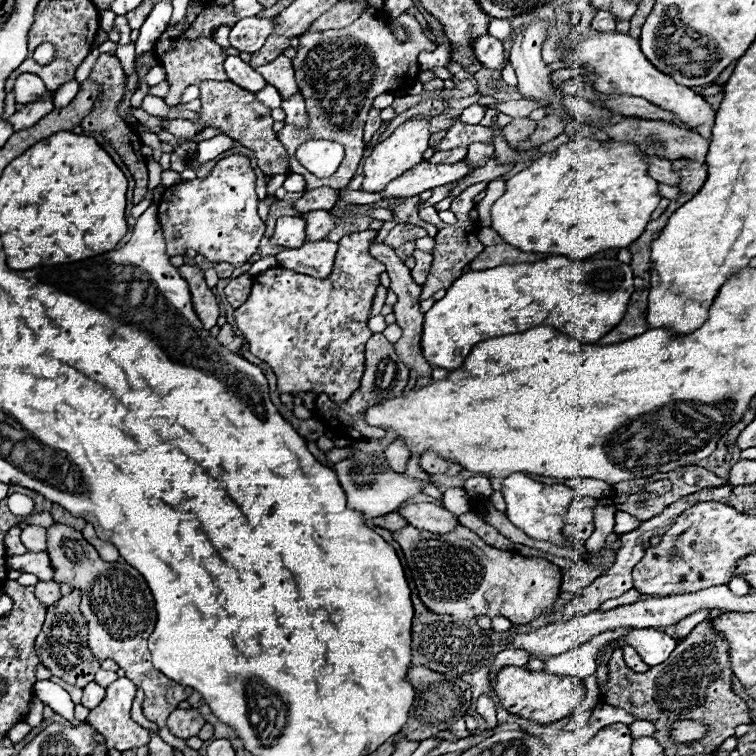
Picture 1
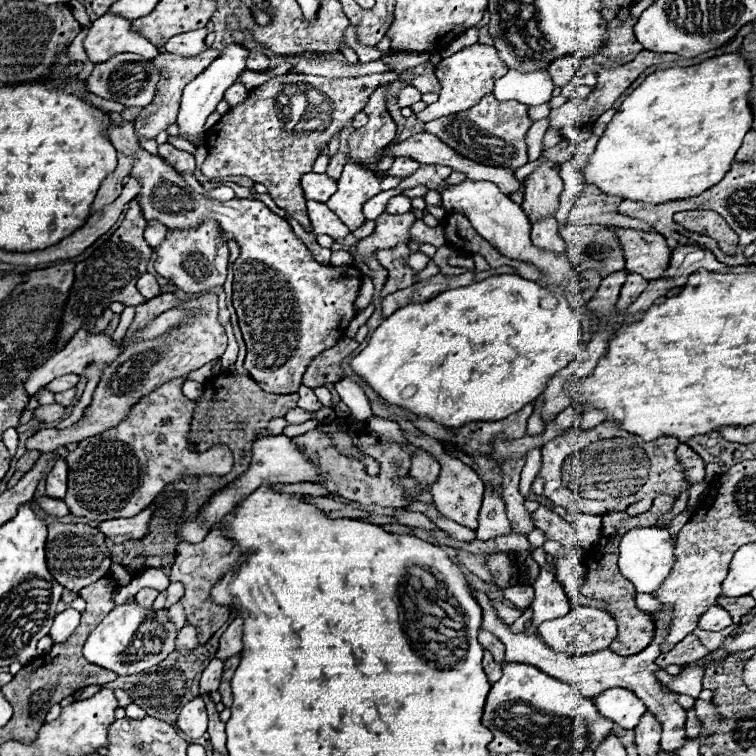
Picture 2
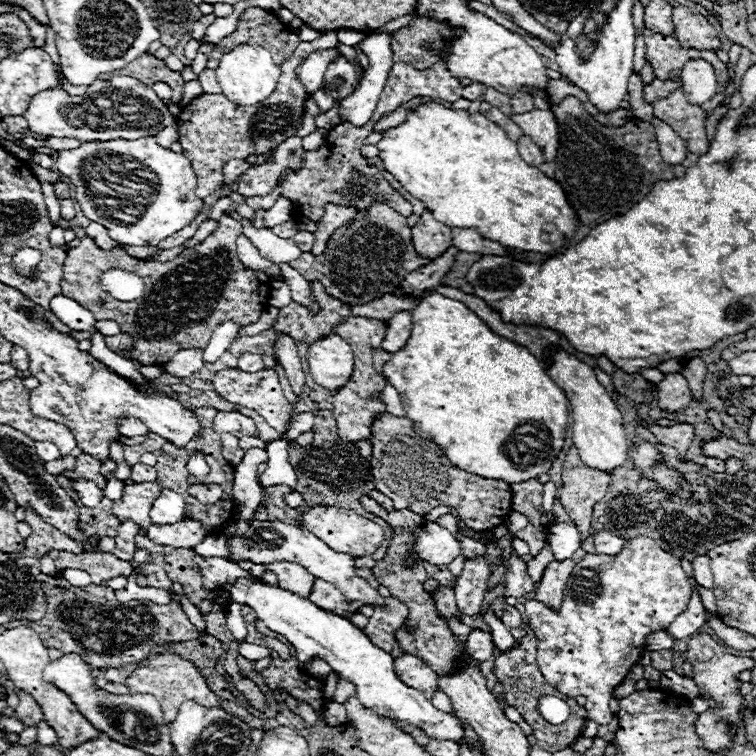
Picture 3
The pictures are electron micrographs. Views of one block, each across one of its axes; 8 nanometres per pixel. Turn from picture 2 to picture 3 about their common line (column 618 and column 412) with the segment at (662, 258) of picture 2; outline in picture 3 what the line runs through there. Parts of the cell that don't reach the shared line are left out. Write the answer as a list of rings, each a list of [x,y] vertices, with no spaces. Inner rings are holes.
[[[426,210],[420,216],[420,222],[412,228],[412,244],[418,256],[422,258],[438,258],[444,250],[448,250],[452,244],[452,228],[434,220],[432,214]]]

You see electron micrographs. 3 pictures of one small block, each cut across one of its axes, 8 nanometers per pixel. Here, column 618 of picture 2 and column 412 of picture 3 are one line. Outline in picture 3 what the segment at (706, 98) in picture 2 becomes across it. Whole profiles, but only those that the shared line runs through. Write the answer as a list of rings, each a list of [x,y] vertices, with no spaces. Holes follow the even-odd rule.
[[[424,102],[424,104],[416,106],[416,108],[410,108],[410,110],[406,112],[406,120],[404,120],[400,126],[394,126],[394,128],[386,130],[384,136],[382,136],[382,140],[380,140],[376,146],[378,146],[378,150],[380,150],[378,156],[380,156],[380,160],[384,162],[384,168],[404,186],[404,190],[406,190],[408,194],[412,194],[414,198],[418,198],[420,202],[424,202],[426,208],[432,212],[432,216],[434,216],[438,222],[444,222],[444,224],[450,226],[450,228],[476,228],[484,238],[490,238],[490,240],[500,242],[502,246],[510,246],[510,248],[526,250],[526,252],[552,252],[552,250],[558,250],[558,248],[564,246],[564,236],[570,234],[570,238],[572,238],[572,234],[574,234],[576,228],[578,228],[578,220],[576,220],[574,208],[566,202],[566,196],[564,196],[562,186],[560,186],[558,182],[554,182],[552,178],[544,176],[538,168],[528,166],[528,164],[520,158],[518,148],[516,148],[516,142],[512,142],[512,140],[506,136],[506,132],[504,132],[498,124],[490,122],[490,120],[488,120],[484,114],[480,114],[480,112],[470,114],[468,110],[452,110],[452,108],[446,108],[446,106],[440,104],[440,102]]]

